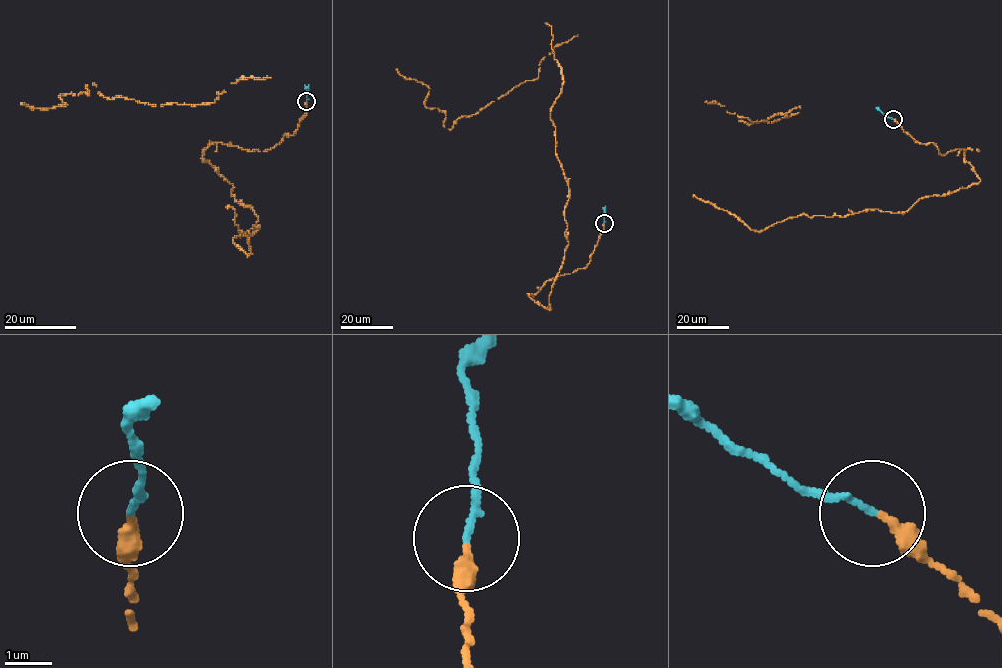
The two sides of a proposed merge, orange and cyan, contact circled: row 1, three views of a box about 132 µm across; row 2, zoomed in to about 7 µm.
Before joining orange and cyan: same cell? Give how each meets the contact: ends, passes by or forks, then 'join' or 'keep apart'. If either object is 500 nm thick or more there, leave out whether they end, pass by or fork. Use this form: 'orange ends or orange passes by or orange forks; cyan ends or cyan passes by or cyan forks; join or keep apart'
orange ends; cyan ends; join

